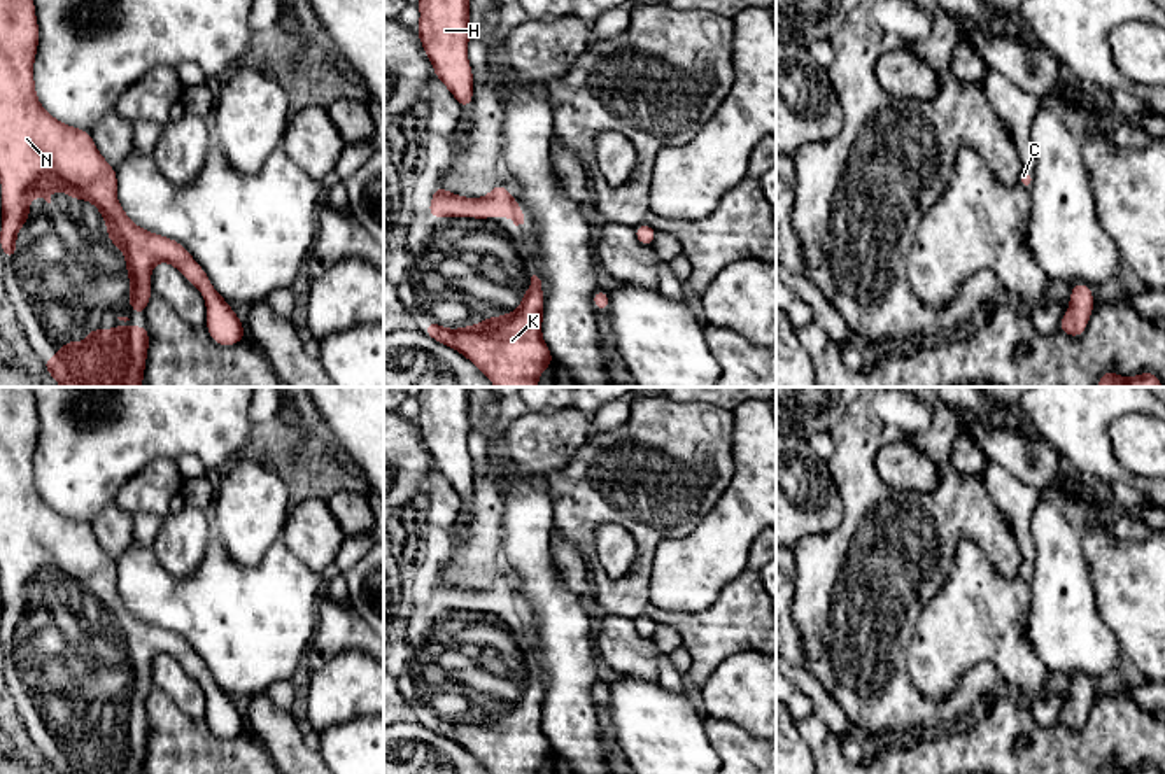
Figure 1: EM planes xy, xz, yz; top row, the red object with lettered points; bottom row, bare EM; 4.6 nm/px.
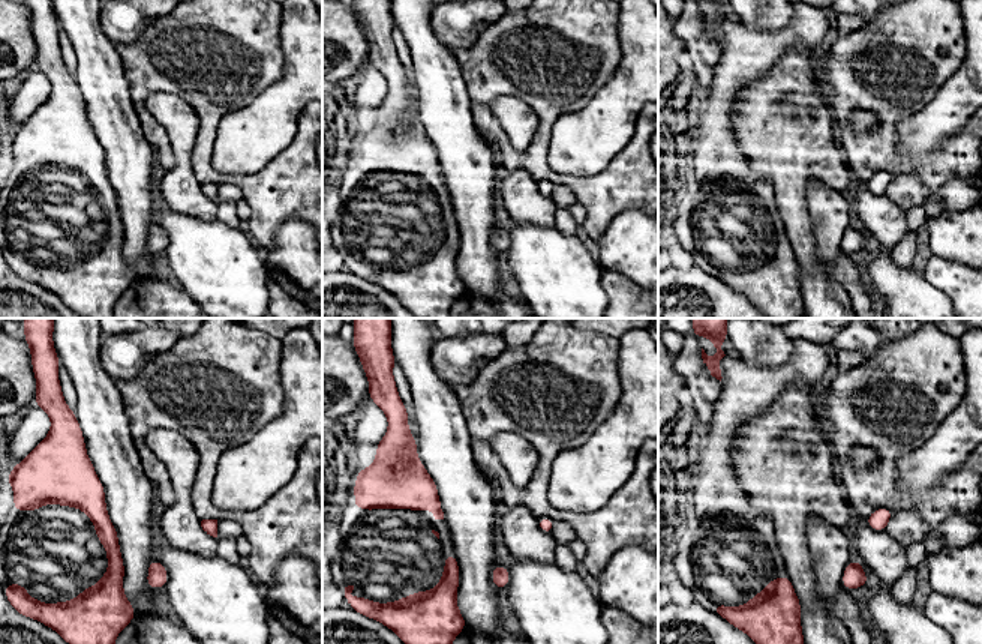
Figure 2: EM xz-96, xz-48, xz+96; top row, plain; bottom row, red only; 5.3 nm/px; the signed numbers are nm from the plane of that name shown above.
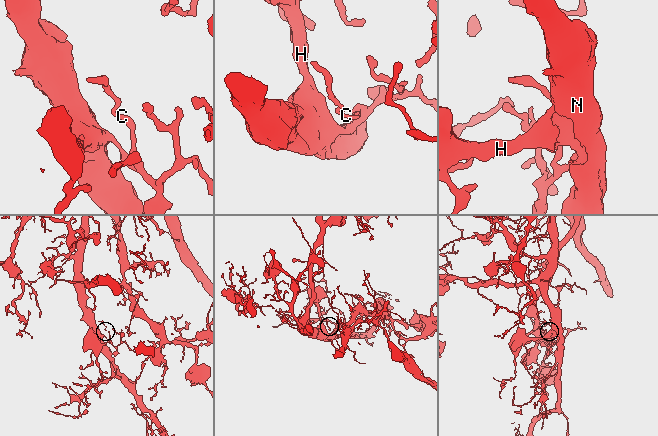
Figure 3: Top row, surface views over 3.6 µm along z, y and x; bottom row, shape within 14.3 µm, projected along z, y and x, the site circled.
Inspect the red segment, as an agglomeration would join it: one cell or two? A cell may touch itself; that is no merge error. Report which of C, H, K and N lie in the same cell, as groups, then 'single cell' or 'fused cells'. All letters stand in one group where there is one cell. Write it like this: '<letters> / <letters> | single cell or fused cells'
C H K N | single cell

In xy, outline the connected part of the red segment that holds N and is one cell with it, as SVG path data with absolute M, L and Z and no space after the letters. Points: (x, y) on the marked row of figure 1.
M0 0L0 182L2 229L0 249L9 261L18 254L16 236L32 215L30 200L39 196L51 203L54 191L74 200L88 200L105 219L107 238L124 254L130 277L130 305L137 315L145 315L151 299L151 271L165 261L175 266L201 294L207 305L207 331L221 347L231 347L245 338L240 317L228 301L214 291L203 268L187 249L163 235L149 233L131 222L117 201L117 173L98 152L95 140L84 130L53 117L39 102L33 81L33 61L39 47L39 23L33 0Z

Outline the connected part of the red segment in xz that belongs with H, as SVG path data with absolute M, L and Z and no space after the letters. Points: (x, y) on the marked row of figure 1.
M419 0L417 35L433 65L462 109L473 103L473 72L468 60L470 0Z

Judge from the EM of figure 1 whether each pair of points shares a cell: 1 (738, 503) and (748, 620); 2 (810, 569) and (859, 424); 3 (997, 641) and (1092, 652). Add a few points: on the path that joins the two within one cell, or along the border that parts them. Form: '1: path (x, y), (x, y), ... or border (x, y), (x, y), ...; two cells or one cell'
1: border (757, 534), (745, 568), (717, 599); two cells
2: path (847, 533), (857, 522), (857, 461); one cell
3: border (1030, 603), (1025, 613), (1025, 638), (1050, 671); two cells

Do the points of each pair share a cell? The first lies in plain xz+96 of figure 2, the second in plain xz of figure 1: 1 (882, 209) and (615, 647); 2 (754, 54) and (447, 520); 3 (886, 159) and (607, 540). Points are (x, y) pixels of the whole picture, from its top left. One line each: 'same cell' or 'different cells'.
1: same cell
2: different cells
3: different cells

